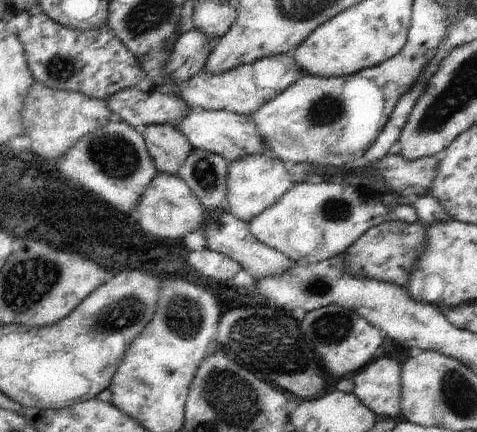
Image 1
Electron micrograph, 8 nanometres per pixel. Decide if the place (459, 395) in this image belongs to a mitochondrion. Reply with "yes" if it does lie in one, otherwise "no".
yes

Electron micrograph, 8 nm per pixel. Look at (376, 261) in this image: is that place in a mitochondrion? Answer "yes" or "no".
no

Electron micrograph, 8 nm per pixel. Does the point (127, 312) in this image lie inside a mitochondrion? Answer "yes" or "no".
yes

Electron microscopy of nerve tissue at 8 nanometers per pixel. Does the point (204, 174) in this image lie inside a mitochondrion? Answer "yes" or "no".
yes

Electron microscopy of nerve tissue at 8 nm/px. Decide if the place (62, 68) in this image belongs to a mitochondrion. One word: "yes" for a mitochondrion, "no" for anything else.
yes

